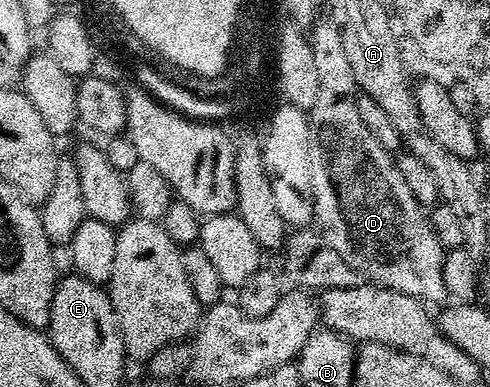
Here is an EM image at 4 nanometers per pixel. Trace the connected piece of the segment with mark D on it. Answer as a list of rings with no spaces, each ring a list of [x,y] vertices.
[[[322,16],[317,19],[312,27],[312,35],[309,37],[310,47],[312,48],[312,60],[316,60],[316,73],[318,74],[320,85],[316,91],[316,104],[308,111],[310,120],[310,139],[308,140],[308,156],[310,157],[310,167],[312,168],[312,192],[314,193],[314,216],[317,229],[327,245],[331,246],[336,252],[347,261],[349,266],[360,271],[371,283],[380,287],[386,287],[403,293],[404,296],[414,297],[423,304],[430,302],[447,301],[448,291],[446,288],[446,255],[442,242],[437,238],[437,232],[431,226],[431,219],[427,211],[417,202],[415,196],[409,191],[408,184],[401,171],[398,170],[392,154],[385,150],[378,142],[376,136],[369,131],[357,111],[359,86],[352,72],[352,67],[348,64],[347,53],[344,52],[343,41],[337,26],[329,17]]]

